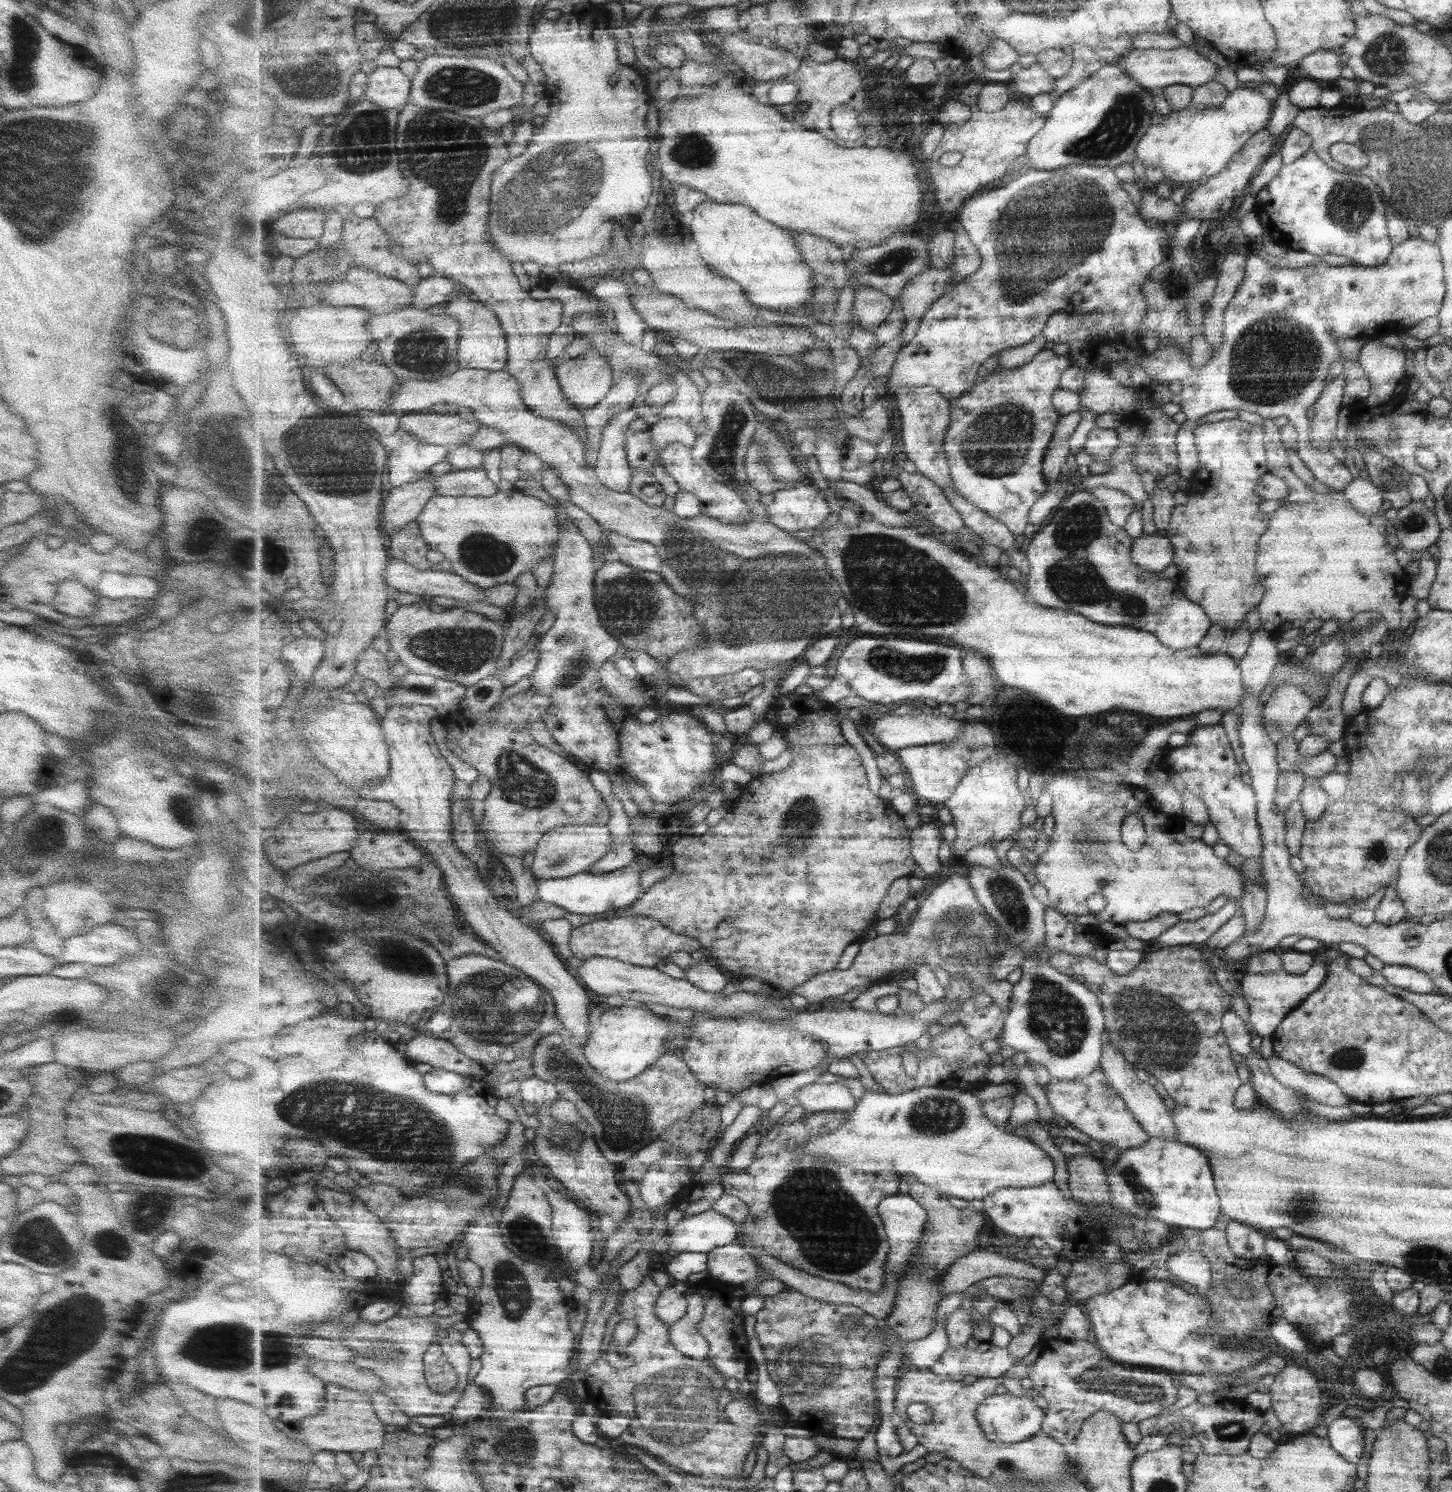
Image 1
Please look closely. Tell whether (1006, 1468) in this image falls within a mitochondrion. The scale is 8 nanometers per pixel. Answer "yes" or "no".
yes

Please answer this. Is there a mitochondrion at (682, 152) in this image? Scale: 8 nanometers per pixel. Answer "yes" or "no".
yes

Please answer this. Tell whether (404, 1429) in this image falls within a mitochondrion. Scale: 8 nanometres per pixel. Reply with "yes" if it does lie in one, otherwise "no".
no

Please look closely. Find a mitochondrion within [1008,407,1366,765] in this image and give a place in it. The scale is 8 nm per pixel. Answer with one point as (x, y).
(1071, 579)

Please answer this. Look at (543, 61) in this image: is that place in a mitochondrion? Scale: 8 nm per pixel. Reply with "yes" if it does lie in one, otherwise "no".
no

